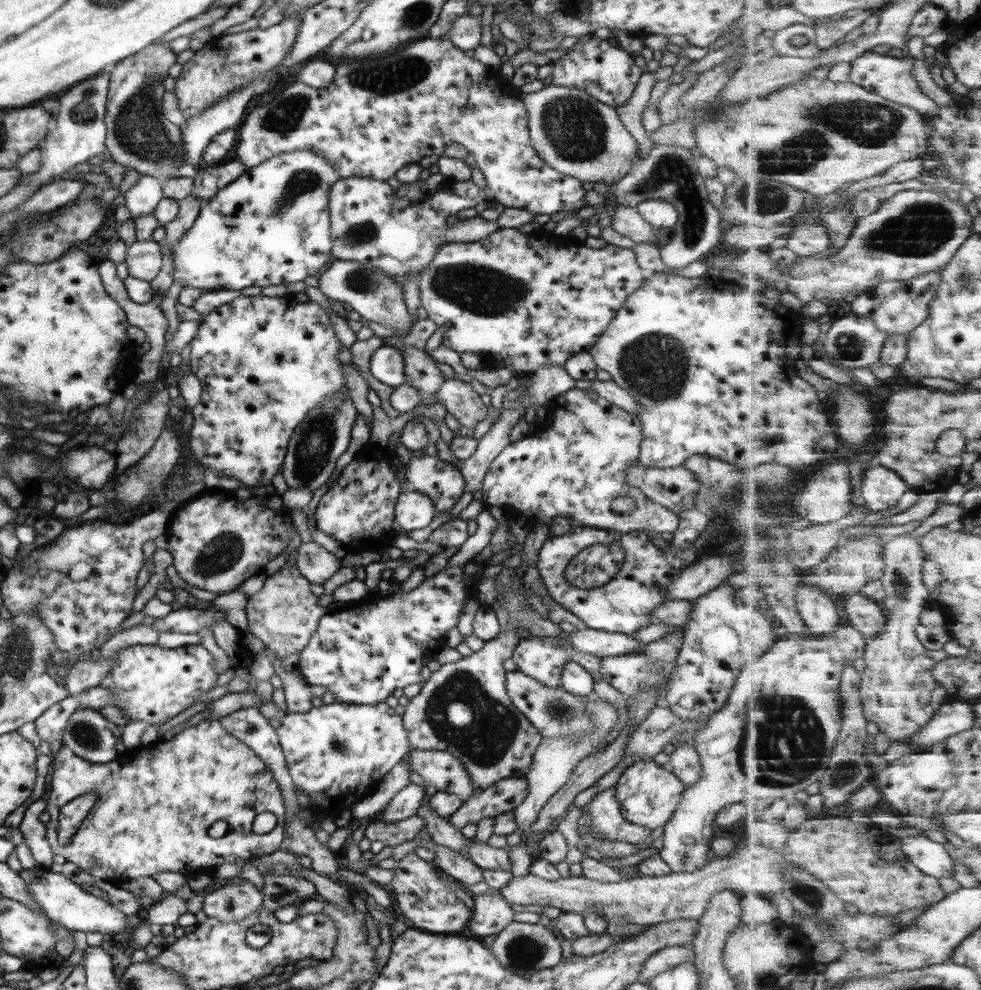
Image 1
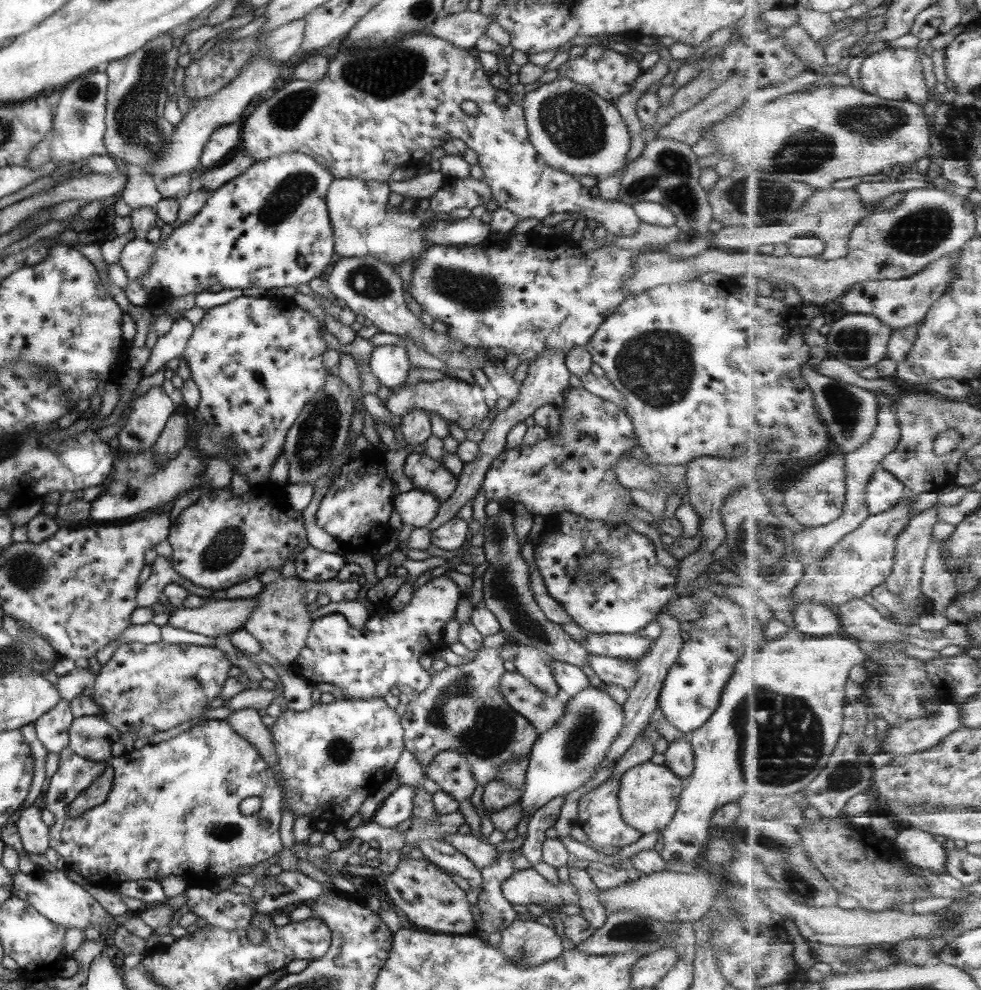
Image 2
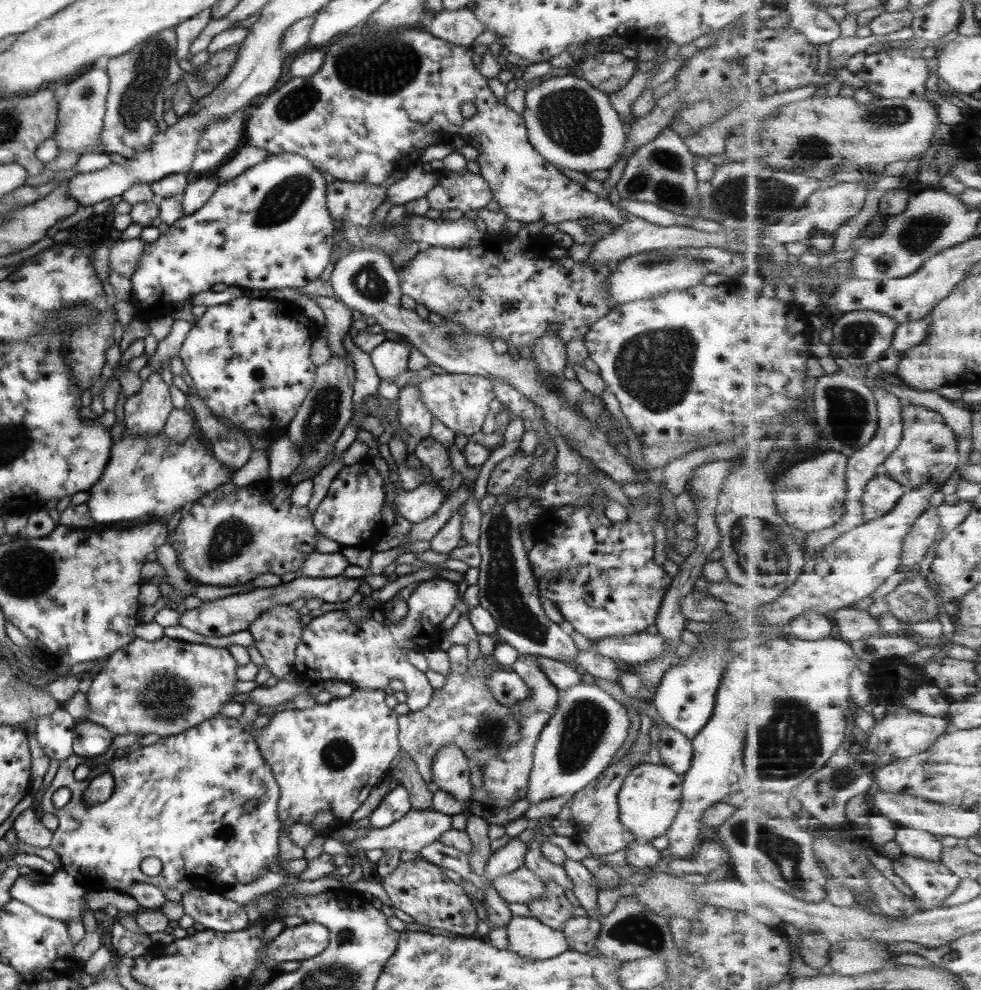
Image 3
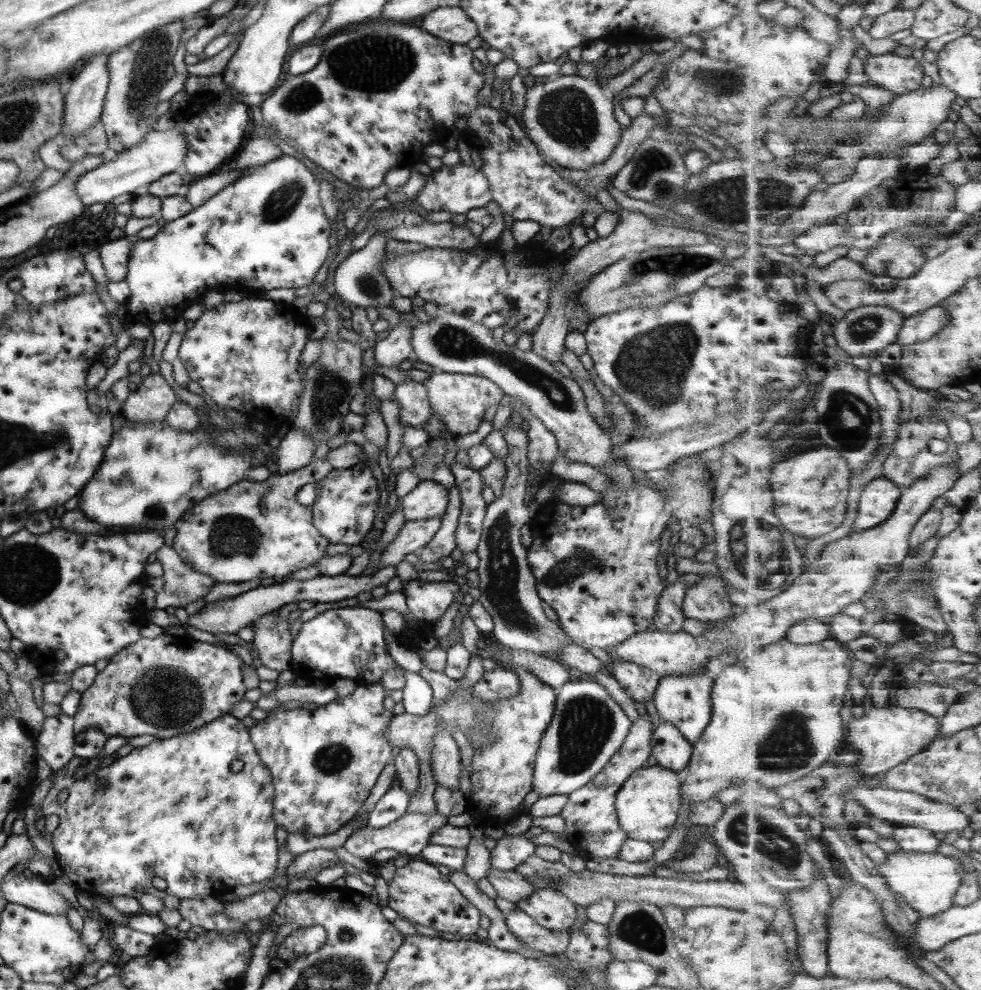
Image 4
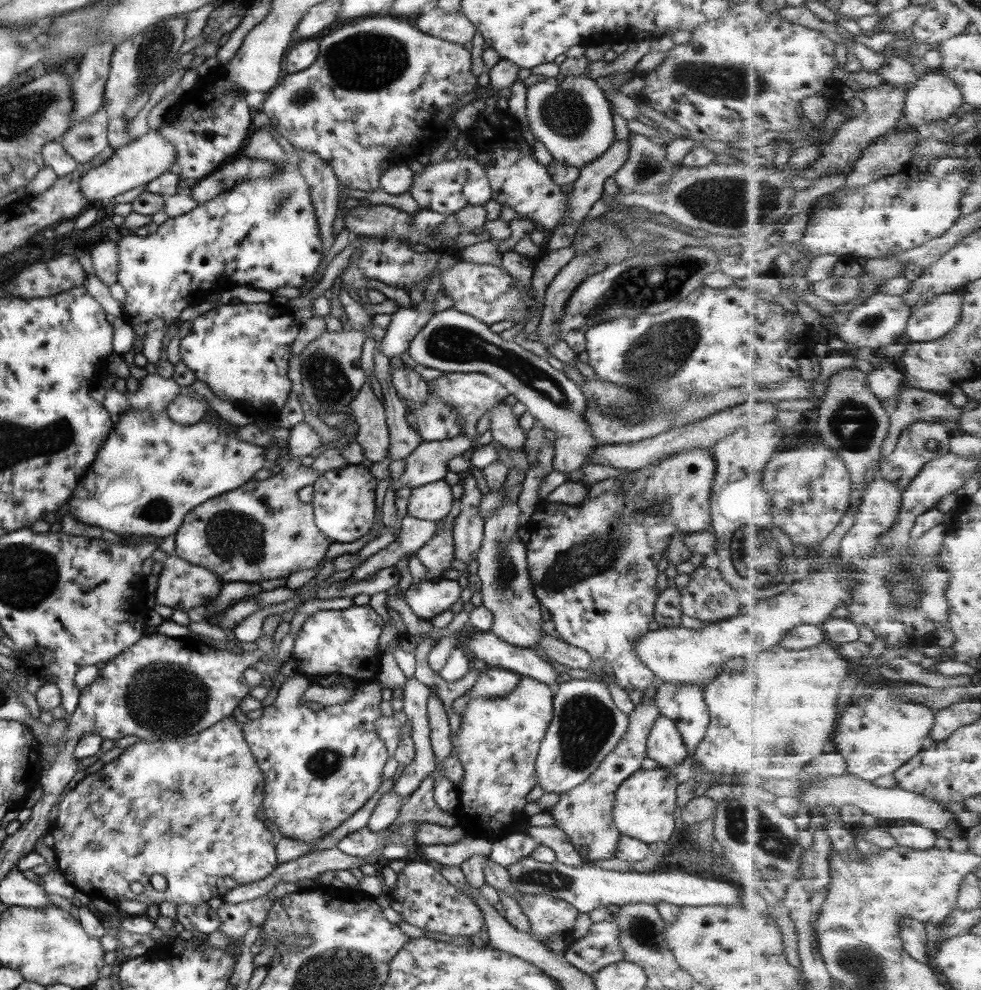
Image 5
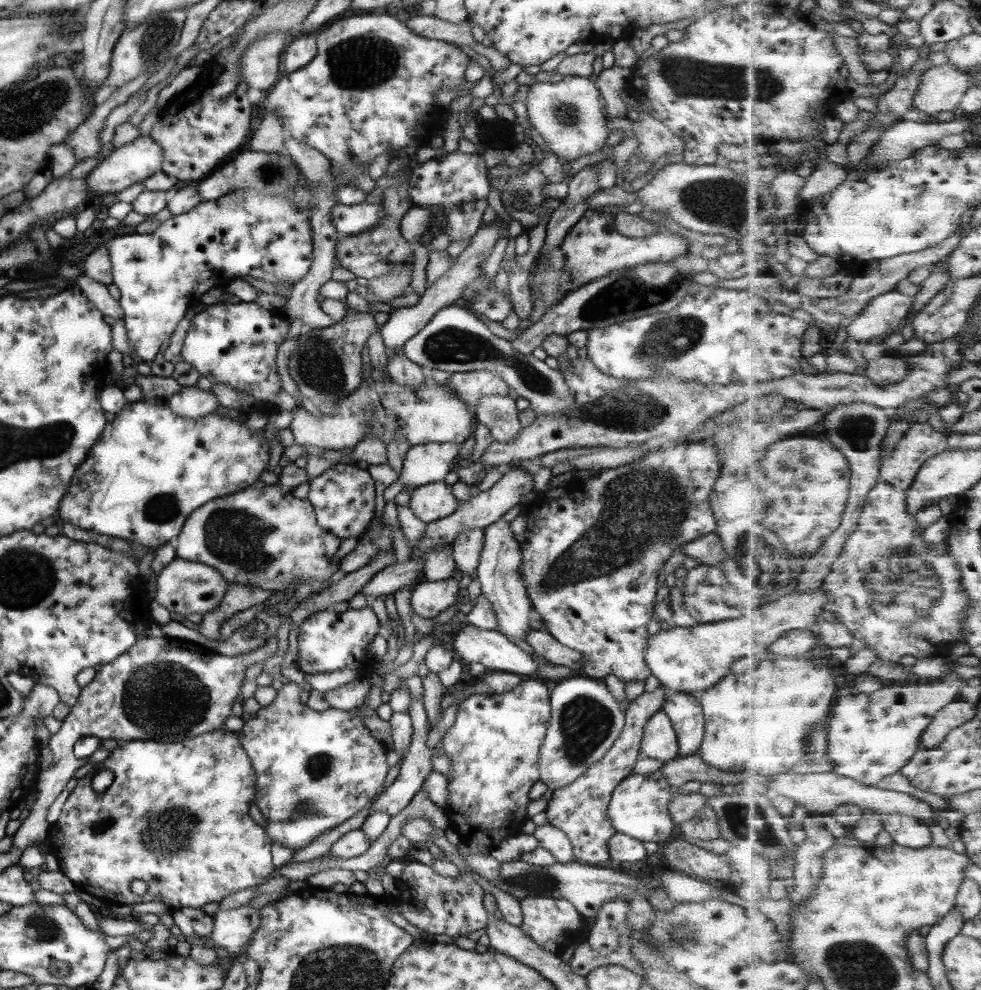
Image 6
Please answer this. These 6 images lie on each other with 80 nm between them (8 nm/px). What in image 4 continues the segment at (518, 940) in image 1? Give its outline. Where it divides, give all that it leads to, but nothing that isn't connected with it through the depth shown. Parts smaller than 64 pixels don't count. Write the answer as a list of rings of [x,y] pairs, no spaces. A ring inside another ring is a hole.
[[[513,909],[504,916],[507,930],[523,942],[527,948],[547,954],[547,956],[561,956],[566,950],[569,933],[567,931],[547,931],[541,929],[522,910]]]

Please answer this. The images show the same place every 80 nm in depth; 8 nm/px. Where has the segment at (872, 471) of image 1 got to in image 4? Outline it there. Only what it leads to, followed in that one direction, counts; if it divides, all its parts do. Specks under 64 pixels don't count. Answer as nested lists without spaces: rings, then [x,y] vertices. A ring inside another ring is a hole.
[[[883,476],[869,482],[860,494],[858,513],[852,529],[867,530],[883,525],[896,511],[903,493],[903,488]]]

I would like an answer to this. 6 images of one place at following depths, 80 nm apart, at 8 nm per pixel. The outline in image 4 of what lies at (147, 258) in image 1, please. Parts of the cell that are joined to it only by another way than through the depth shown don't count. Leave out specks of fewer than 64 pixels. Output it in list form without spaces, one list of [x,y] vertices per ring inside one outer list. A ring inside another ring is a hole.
[[[124,236],[122,239],[103,243],[96,248],[108,282],[119,282],[125,278],[131,240],[131,237]]]

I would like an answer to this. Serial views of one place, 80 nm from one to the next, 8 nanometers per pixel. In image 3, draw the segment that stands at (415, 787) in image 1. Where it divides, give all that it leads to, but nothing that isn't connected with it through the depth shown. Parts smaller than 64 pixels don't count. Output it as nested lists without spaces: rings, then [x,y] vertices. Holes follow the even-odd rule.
[[[399,784],[390,788],[367,817],[371,827],[385,828],[411,809],[407,791]]]

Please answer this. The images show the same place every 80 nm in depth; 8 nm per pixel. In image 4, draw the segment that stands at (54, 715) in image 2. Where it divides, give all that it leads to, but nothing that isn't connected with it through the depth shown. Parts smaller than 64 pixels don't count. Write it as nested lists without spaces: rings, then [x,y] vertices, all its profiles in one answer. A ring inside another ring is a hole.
[[[58,714],[57,716],[44,717],[42,730],[34,738],[34,753],[46,762],[51,771],[57,771],[65,766],[69,760],[74,757],[73,744],[73,720],[66,714]]]

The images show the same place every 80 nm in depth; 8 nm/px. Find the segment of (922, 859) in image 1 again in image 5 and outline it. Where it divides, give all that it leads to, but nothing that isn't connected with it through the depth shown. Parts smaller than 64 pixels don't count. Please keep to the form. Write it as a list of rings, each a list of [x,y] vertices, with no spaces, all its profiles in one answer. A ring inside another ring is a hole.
[[[903,819],[886,823],[896,844],[915,850],[929,850],[936,846],[936,831]]]

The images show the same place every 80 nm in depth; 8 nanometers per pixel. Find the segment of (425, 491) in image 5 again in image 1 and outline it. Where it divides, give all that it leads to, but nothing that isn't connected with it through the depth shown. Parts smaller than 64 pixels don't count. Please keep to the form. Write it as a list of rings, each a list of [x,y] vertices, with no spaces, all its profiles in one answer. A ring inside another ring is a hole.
[[[407,491],[396,499],[394,521],[408,534],[413,530],[425,528],[435,517],[433,502],[429,497]]]

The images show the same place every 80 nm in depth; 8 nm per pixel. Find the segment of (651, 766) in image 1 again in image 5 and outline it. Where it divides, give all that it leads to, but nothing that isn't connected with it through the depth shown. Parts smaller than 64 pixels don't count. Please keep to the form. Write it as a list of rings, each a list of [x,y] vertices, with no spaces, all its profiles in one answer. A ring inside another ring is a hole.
[[[655,767],[651,770],[639,770],[630,774],[615,789],[612,802],[612,824],[619,834],[637,839],[645,844],[655,842],[667,844],[675,832],[673,812],[675,812],[675,777],[665,768]]]

